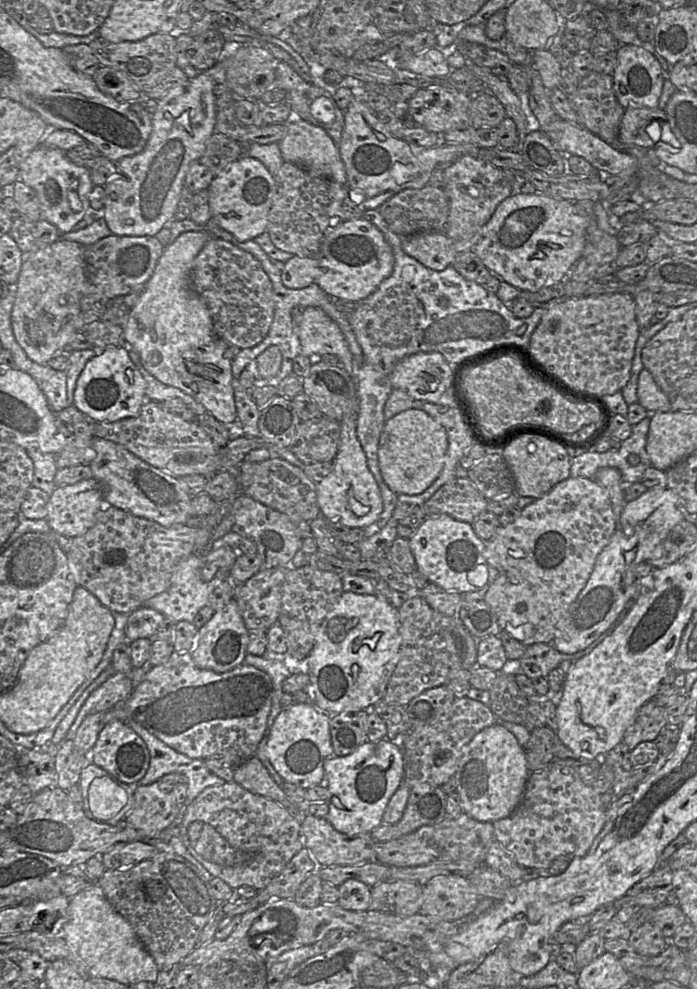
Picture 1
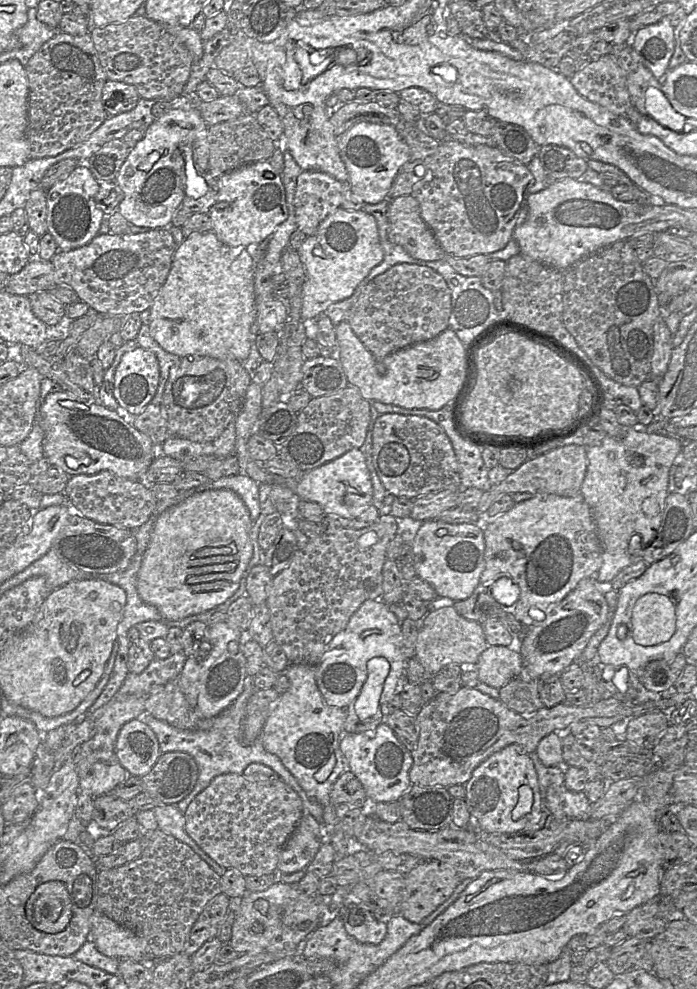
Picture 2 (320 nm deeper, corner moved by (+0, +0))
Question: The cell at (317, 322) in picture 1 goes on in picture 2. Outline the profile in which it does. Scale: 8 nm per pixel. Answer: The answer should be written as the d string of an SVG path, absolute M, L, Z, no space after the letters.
M354 448L340 457L310 471L303 472L299 478L274 476L273 484L289 487L300 500L318 503L325 514L336 515L343 521L359 516L372 504L373 487L365 456L360 449Z

